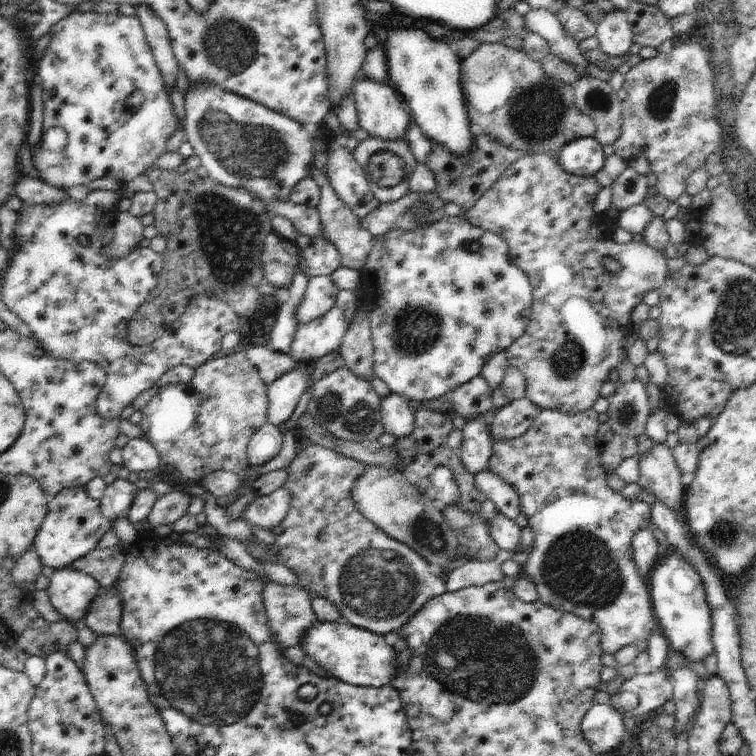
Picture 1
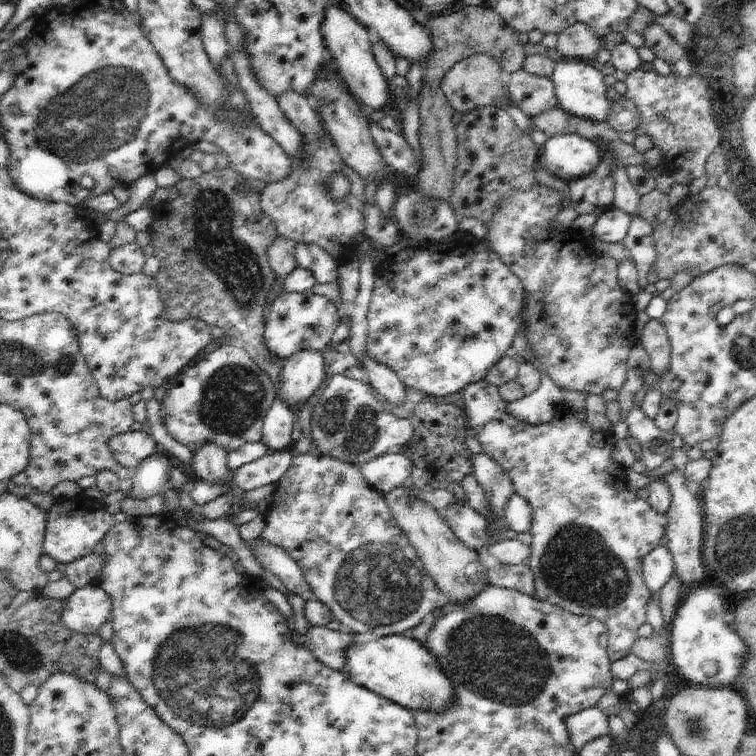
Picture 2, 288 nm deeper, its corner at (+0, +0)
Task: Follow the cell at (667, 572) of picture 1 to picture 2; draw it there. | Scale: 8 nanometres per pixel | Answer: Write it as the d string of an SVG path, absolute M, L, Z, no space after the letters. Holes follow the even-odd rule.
M697 584L689 592L683 594L679 606L675 608L675 616L669 624L669 654L677 668L677 672L689 680L689 686L701 688L725 688L733 680L739 680L741 666L745 664L747 646L745 642L733 632L733 626L723 622L725 614L723 594L719 586L705 586Z

